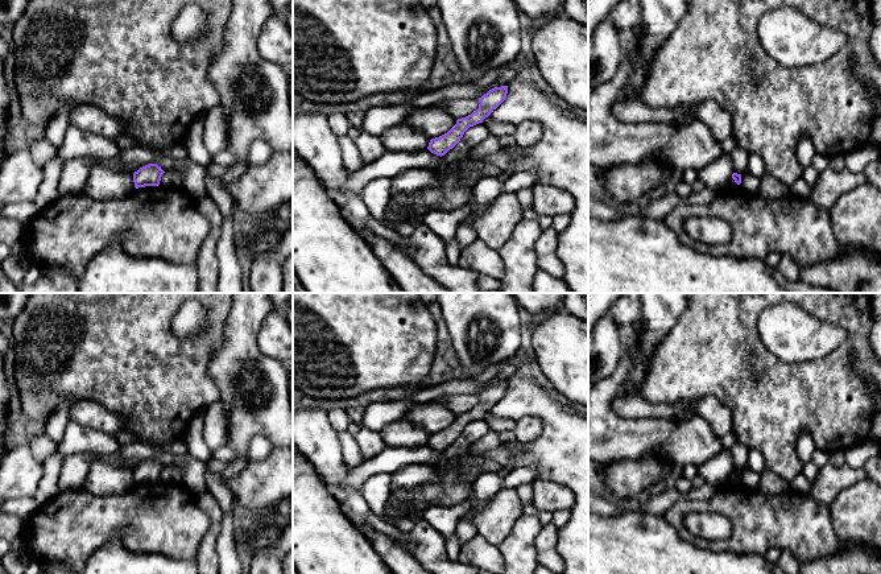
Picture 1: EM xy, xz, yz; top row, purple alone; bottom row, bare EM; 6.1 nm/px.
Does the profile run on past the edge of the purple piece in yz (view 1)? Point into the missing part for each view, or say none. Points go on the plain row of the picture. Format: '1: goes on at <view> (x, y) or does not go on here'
1: does not go on here

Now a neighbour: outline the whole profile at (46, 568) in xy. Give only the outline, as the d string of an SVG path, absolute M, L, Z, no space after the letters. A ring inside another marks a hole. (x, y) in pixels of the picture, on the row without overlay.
M42 562L40 574L75 574L67 563Z

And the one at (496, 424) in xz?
M485 413L483 416L483 418L489 424L491 429L493 429L495 431L504 431L504 430L510 430L513 431L517 426L517 421L516 420L509 420L509 418L497 418L493 417L488 413Z

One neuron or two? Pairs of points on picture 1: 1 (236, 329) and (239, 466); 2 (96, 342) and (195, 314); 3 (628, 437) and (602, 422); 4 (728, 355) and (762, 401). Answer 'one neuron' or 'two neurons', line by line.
1: one neuron
2: two neurons
3: one neuron
4: one neuron

